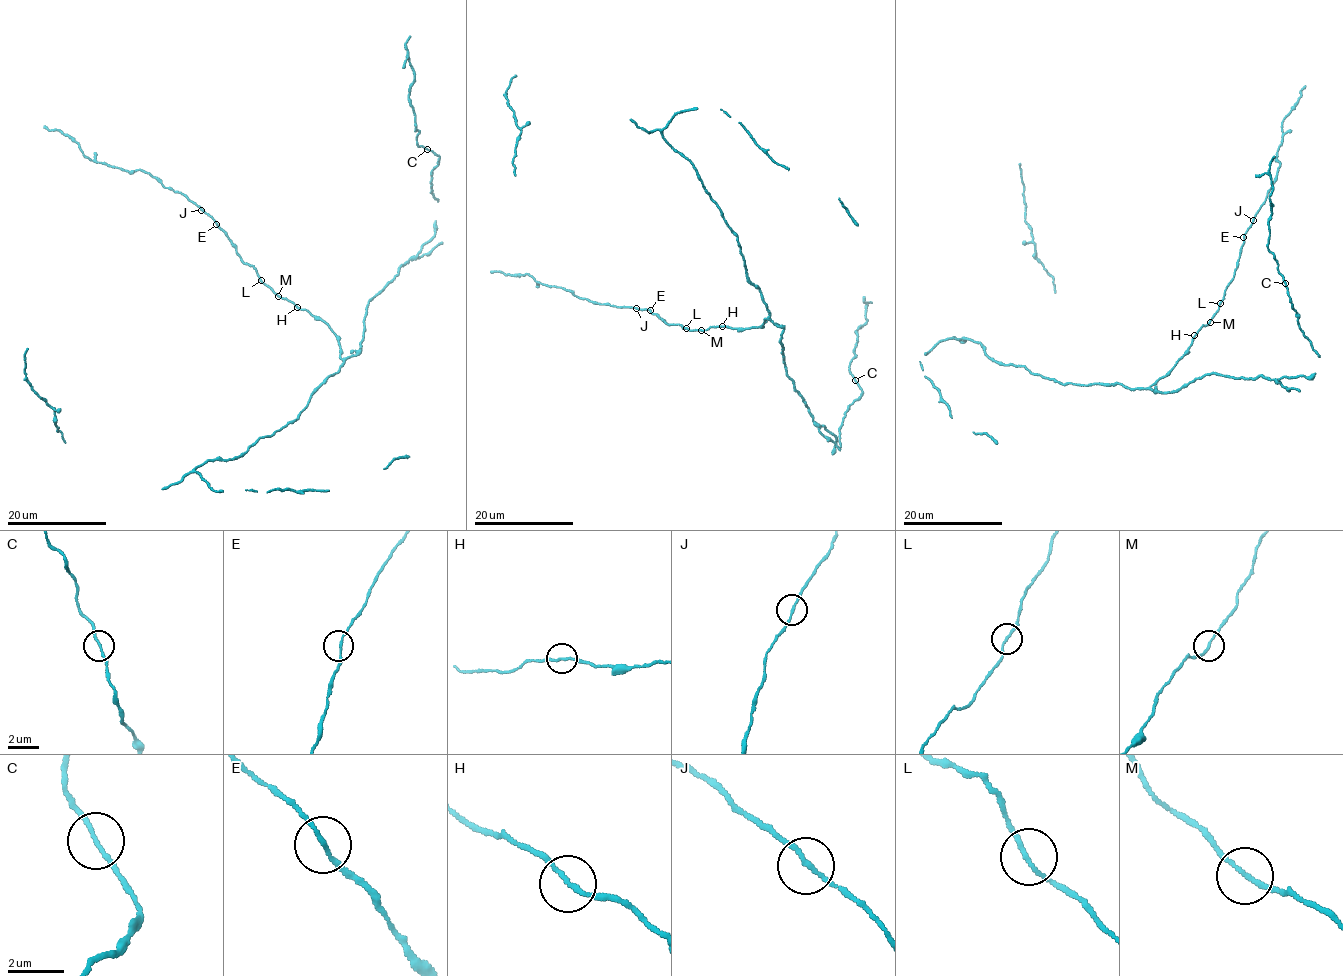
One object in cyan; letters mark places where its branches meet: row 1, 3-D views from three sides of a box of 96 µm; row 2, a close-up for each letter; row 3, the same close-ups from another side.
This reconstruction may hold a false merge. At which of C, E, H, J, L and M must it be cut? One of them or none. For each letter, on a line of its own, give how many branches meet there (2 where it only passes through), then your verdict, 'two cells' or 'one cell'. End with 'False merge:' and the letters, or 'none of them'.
C: branches 2; one cell
E: branches 2; one cell
H: branches 2; one cell
J: branches 2; one cell
L: branches 2; one cell
M: branches 2; one cell
False merge: none of them

